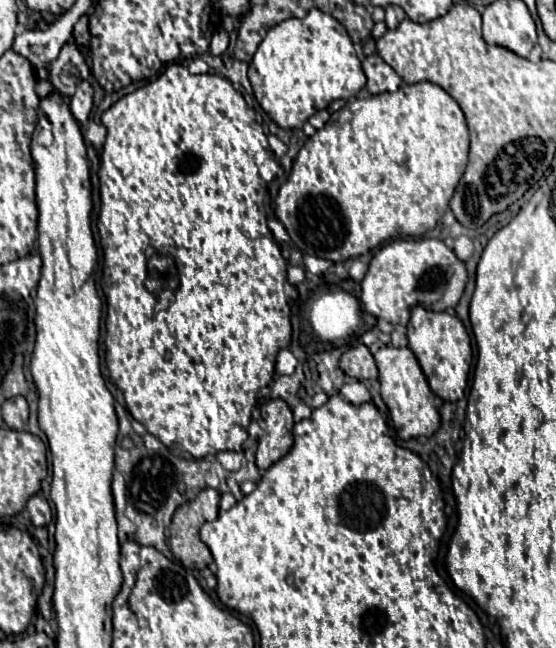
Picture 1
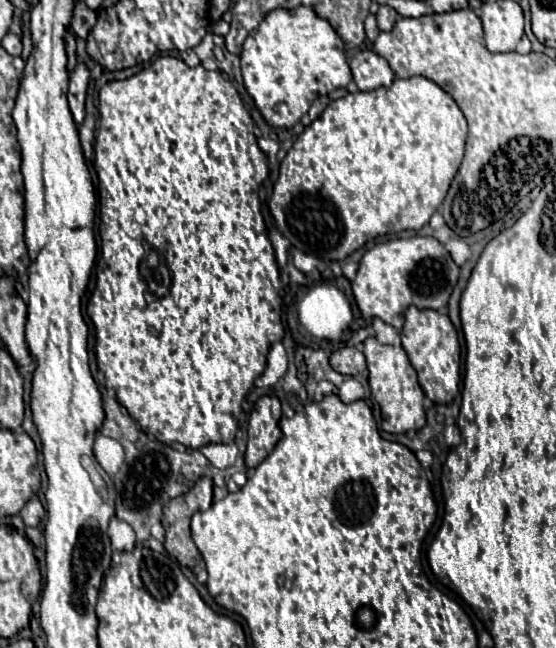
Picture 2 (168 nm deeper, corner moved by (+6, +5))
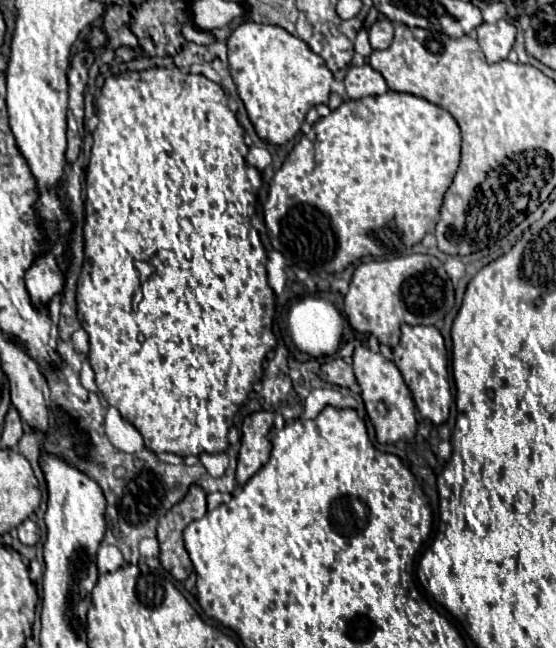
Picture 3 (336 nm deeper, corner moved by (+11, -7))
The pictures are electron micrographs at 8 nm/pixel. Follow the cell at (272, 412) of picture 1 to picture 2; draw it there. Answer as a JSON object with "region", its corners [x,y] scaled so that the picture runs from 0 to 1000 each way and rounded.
{"region":[[[473,611],[459,620],[448,645],[448,676],[441,698],[441,719],[455,725],[477,704],[487,701],[495,685],[505,679],[502,664],[505,623],[498,611]]]}

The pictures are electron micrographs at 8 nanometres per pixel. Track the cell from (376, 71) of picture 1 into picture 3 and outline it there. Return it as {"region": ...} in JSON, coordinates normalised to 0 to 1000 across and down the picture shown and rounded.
{"region":[[[665,99],[655,102],[629,102],[622,120],[622,145],[629,154],[647,154],[658,148],[680,148],[698,142],[698,130],[683,111],[676,111]]]}

